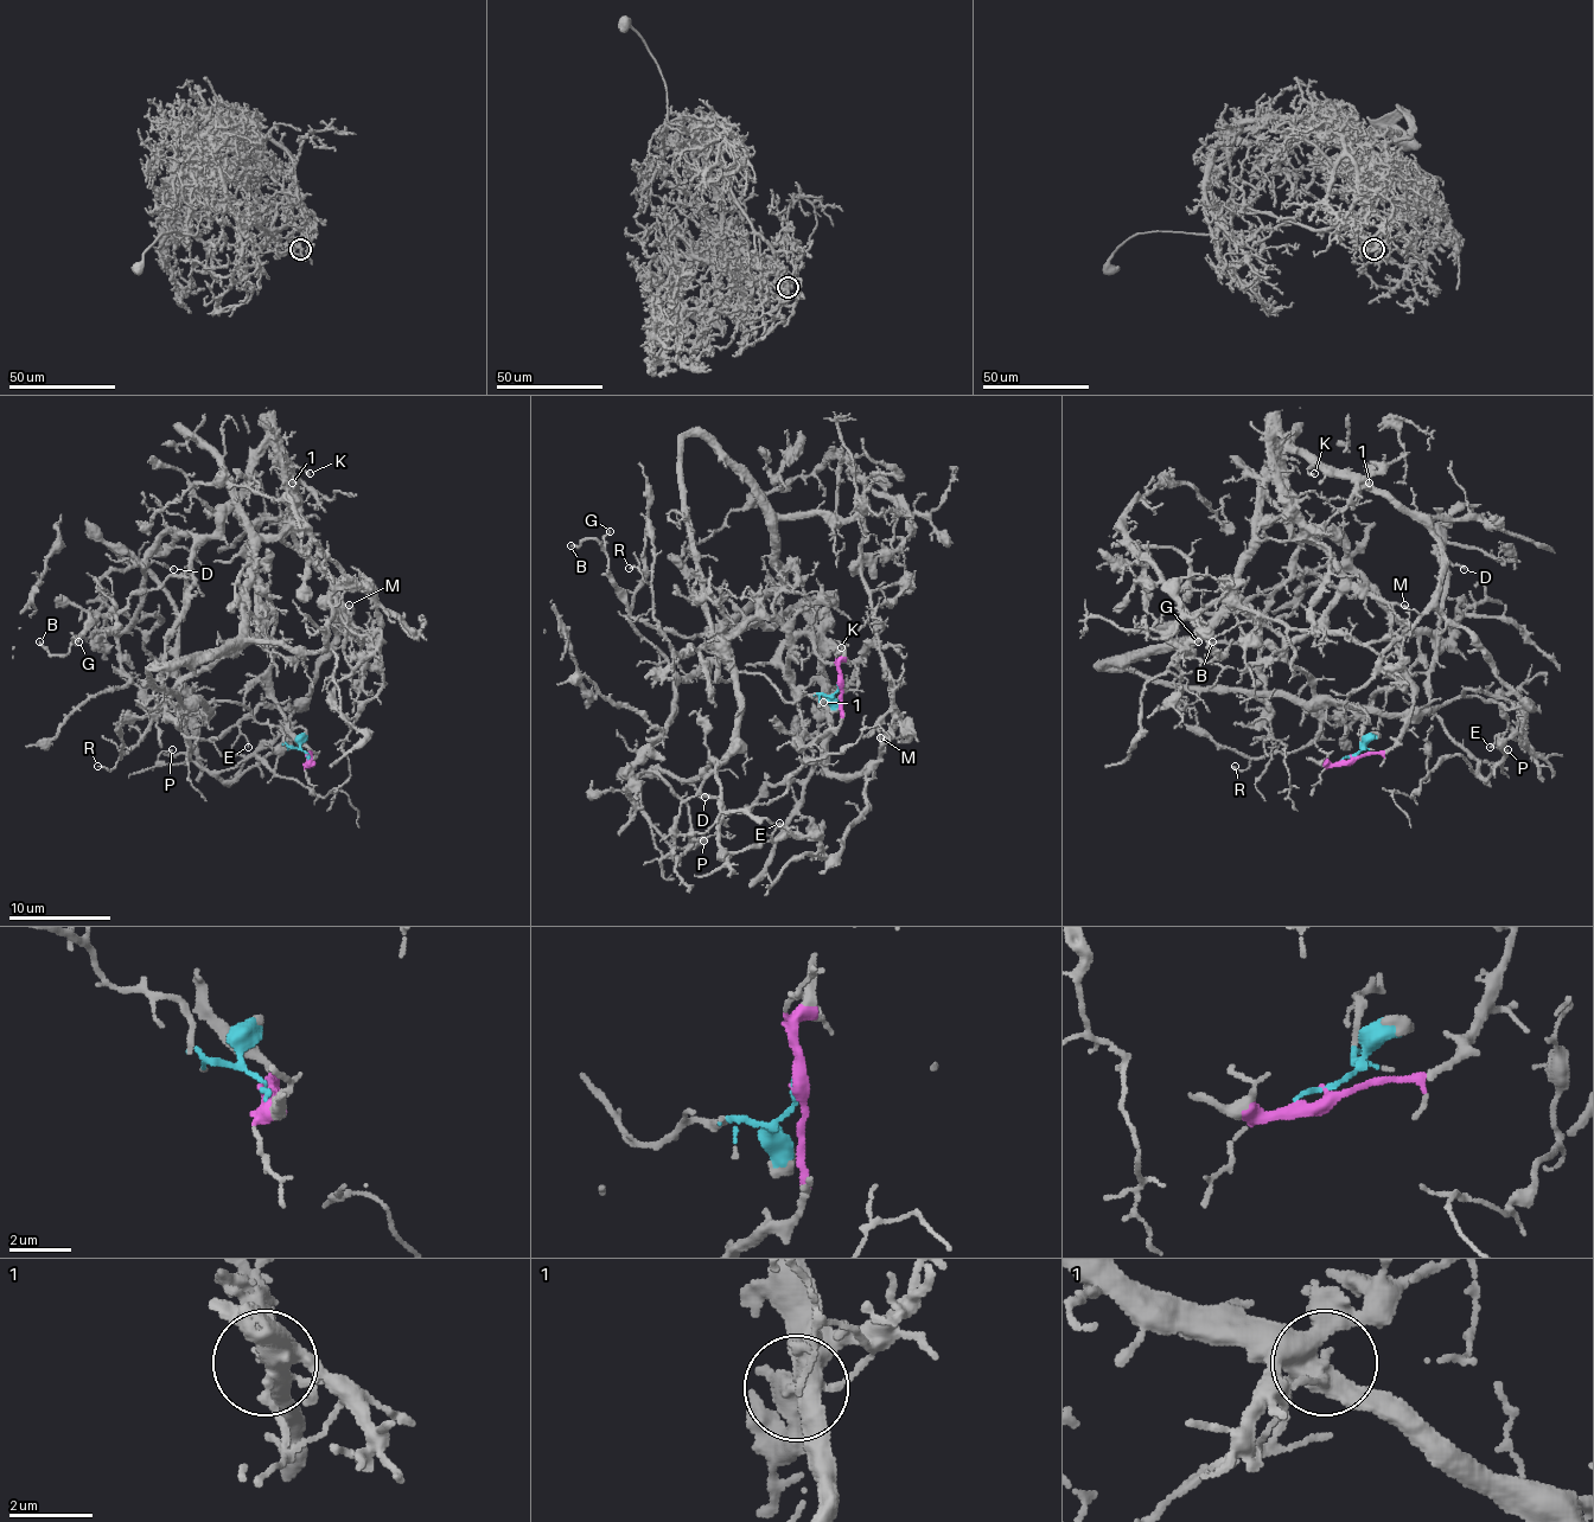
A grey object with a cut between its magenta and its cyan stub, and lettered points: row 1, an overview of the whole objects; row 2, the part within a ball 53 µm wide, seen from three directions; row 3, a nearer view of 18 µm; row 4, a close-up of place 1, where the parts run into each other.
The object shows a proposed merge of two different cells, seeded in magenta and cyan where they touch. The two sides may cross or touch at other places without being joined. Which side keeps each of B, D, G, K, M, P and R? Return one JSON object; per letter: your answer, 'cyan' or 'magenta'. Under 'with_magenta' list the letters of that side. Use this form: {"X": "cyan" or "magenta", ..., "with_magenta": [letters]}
{"B": "magenta", "D": "cyan", "G": "magenta", "K": "magenta", "M": "magenta", "P": "cyan", "R": "magenta", "with_magenta": ["B", "G", "K", "M", "R"]}

